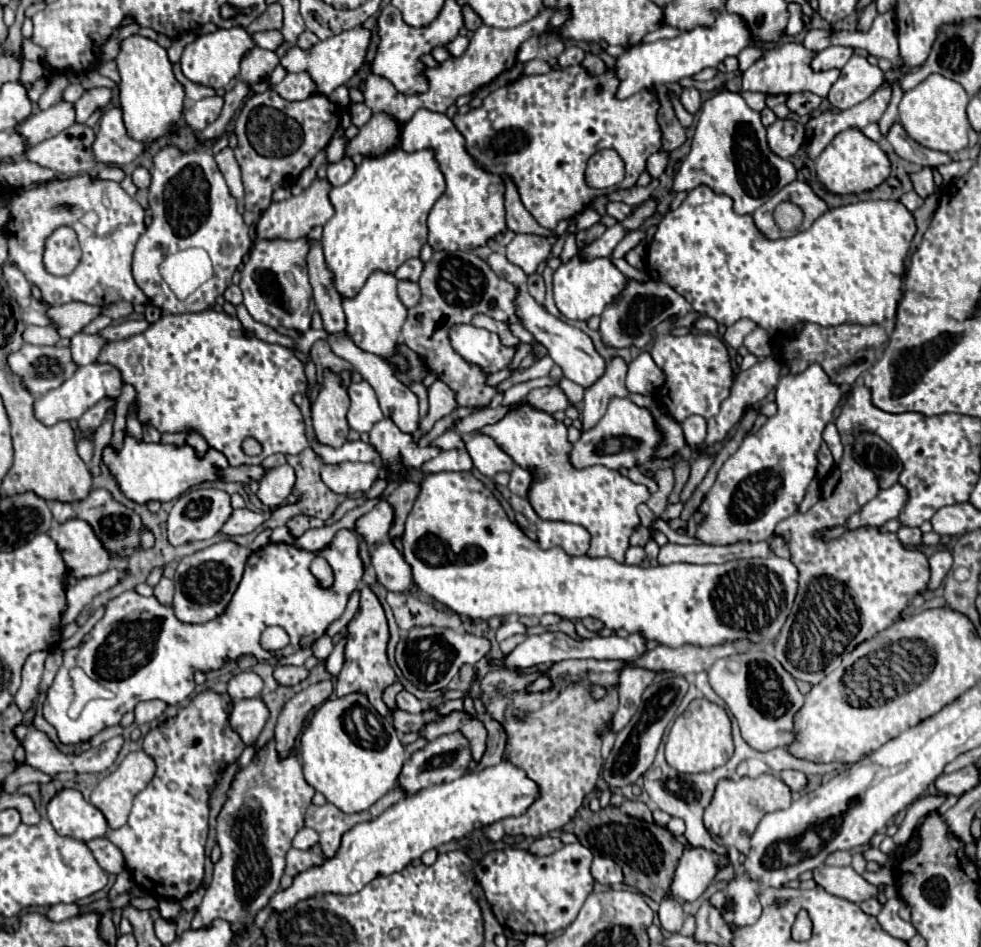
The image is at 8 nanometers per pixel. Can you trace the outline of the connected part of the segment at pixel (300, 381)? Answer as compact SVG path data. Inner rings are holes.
M207 309L203 313L163 315L159 321L151 323L147 331L125 341L107 343L99 361L115 365L123 375L123 383L131 383L137 389L135 403L139 405L141 423L149 423L161 433L197 431L207 439L209 447L221 451L233 467L259 465L273 453L297 455L311 445L305 437L303 415L293 403L293 395L305 393L307 389L303 363L295 357L293 349L257 339L243 329L237 317L227 313ZM245 437L255 437L261 443L261 455L247 457L241 451L241 441Z

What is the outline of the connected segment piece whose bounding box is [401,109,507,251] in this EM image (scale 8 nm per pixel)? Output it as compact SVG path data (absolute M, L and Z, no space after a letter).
M419 109L411 117L411 121L401 127L401 149L411 153L427 147L435 151L435 157L447 181L445 193L429 213L429 245L433 247L433 251L473 251L487 245L489 239L507 229L503 207L503 179L499 175L487 173L475 163L475 159L465 149L463 135L455 129L453 121L445 113Z

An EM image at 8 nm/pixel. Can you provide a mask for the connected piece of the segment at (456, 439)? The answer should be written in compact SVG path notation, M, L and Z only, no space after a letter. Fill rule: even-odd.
M445 431L443 435L439 435L437 439L431 441L431 445L439 447L441 451L449 451L449 449L465 449L465 441L457 431Z

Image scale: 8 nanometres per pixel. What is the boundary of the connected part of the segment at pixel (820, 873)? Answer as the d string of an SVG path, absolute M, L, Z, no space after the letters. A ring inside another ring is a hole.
M817 867L813 879L831 895L843 897L853 903L877 897L877 887L867 883L853 867Z

